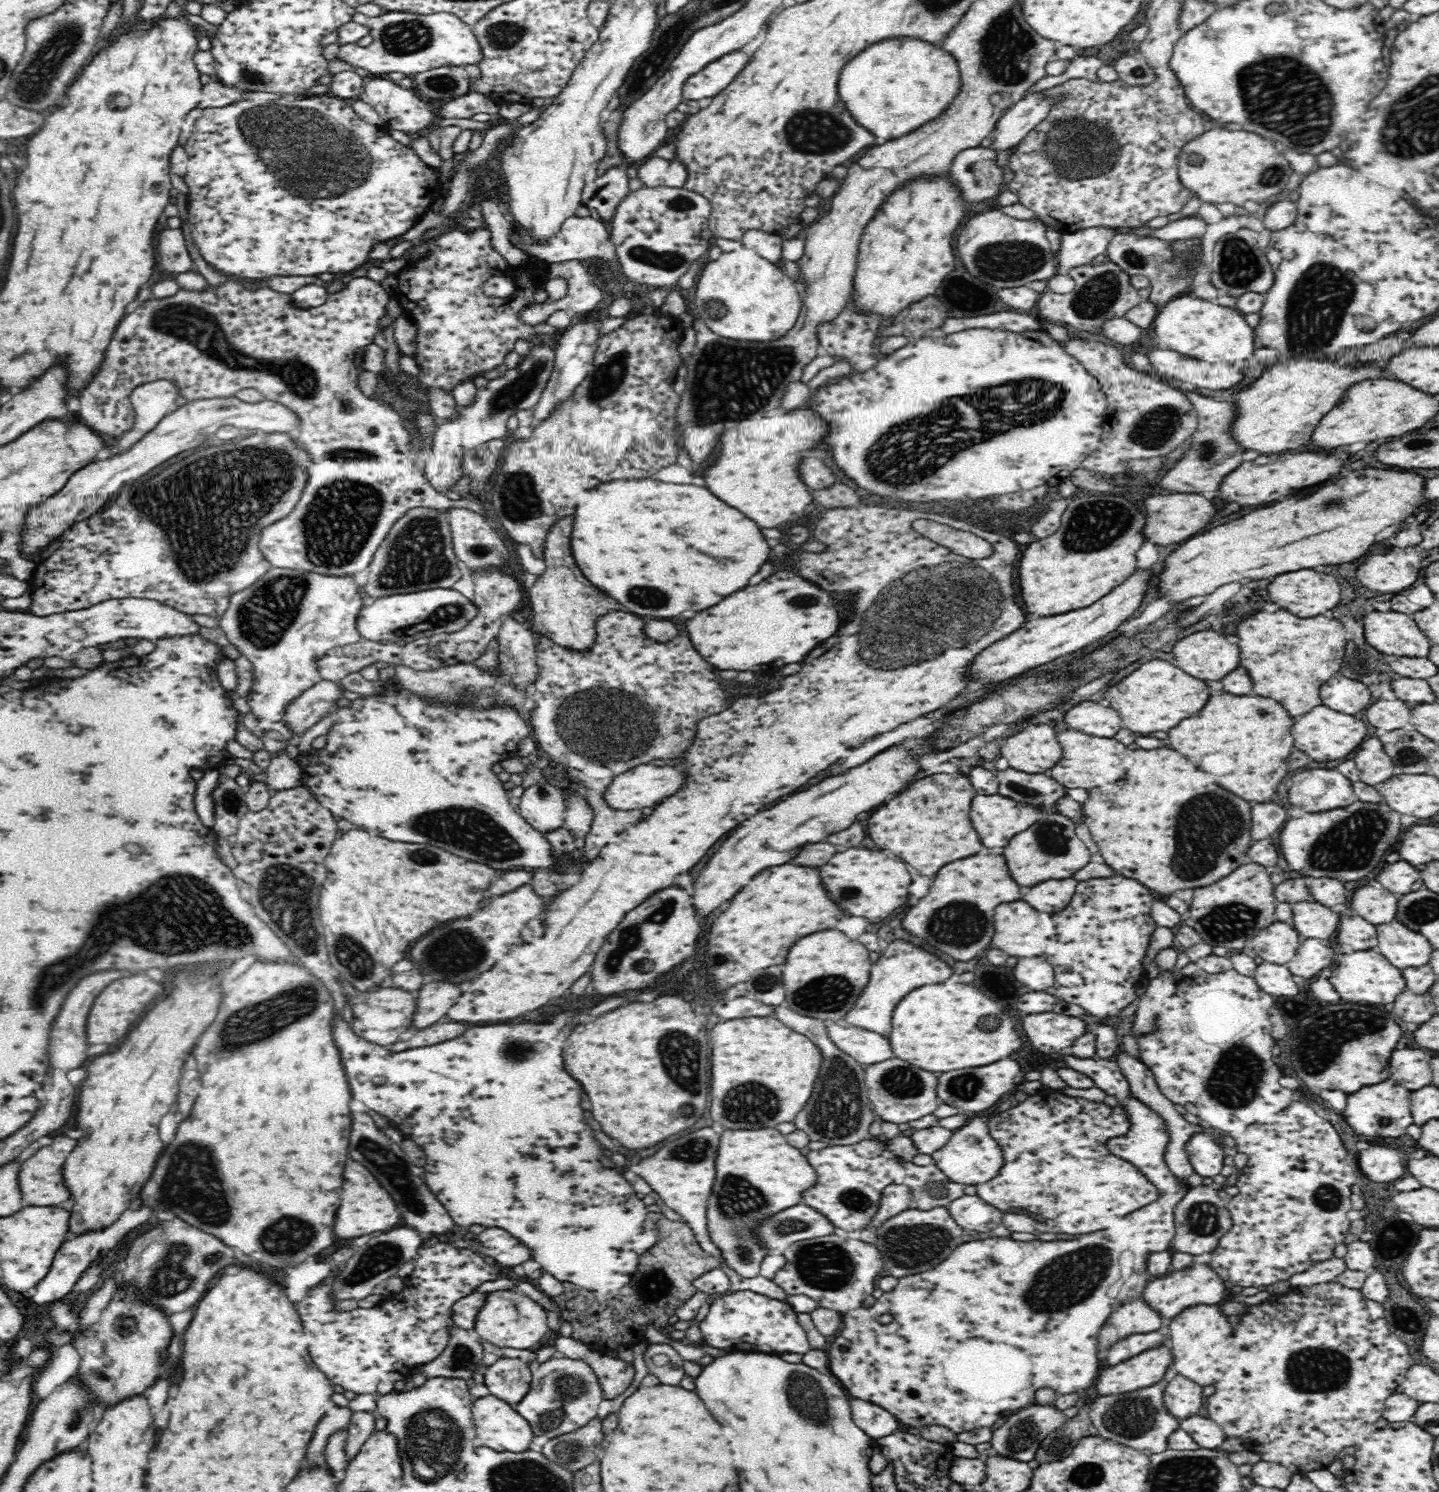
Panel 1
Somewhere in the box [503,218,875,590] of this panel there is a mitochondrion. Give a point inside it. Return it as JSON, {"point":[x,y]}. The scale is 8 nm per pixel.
{"point":[736,378]}

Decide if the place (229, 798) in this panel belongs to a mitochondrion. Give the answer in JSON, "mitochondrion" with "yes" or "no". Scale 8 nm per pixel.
{"mitochondrion":"yes"}

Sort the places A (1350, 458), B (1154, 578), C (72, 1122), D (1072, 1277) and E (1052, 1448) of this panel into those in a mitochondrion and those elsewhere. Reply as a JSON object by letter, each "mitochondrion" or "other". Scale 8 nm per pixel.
{"A":"other","B":"other","C":"other","D":"mitochondrion","E":"mitochondrion"}

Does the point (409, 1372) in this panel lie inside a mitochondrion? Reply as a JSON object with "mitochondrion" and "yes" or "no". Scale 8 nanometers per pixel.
{"mitochondrion":"no"}

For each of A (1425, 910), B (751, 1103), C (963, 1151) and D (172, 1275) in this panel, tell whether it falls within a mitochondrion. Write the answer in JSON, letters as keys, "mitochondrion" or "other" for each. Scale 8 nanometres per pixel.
{"A":"mitochondrion","B":"mitochondrion","C":"other","D":"mitochondrion"}

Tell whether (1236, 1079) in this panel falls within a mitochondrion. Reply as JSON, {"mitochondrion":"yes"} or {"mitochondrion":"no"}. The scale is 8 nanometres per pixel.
{"mitochondrion":"yes"}

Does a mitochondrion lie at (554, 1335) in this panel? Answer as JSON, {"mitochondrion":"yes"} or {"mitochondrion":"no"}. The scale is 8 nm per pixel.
{"mitochondrion":"no"}

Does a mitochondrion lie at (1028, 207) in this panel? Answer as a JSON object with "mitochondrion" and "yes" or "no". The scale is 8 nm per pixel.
{"mitochondrion":"no"}

